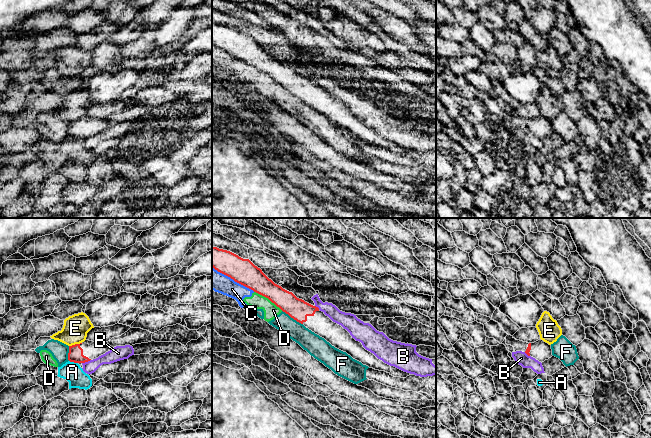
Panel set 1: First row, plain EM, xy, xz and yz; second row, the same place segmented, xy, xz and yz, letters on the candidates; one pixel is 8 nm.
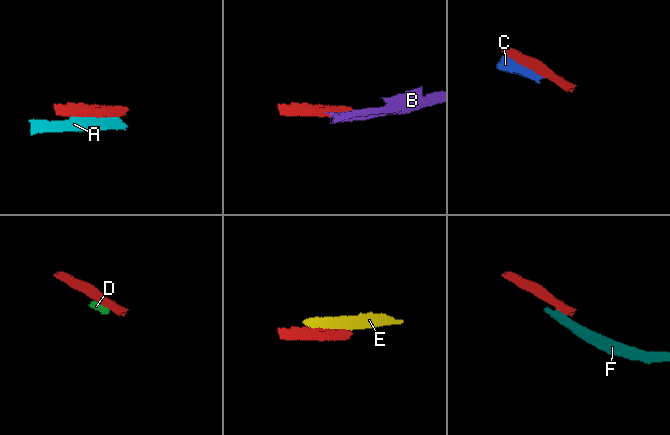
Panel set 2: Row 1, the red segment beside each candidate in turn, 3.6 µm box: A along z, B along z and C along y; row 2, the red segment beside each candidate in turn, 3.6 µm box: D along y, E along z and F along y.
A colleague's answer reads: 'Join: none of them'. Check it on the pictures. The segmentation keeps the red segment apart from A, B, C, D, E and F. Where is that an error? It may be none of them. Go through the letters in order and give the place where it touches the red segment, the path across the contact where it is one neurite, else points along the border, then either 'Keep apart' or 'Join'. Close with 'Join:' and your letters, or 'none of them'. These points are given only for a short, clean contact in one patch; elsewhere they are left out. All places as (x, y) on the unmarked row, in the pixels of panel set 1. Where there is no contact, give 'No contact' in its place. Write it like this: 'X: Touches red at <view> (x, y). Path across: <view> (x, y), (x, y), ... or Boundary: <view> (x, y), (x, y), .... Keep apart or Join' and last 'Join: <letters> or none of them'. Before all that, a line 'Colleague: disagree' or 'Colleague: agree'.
Colleague: agree
A: Touches red at xy (73, 137). Keep apart
B: Touches red at xy (86, 137). Boundary: xy (90, 135), (82, 139). Keep apart
C: Touches red at xz (233, 55). Keep apart
D: Touches red at xz (268, 74). Boundary: xz (254, 67), (267, 73), (282, 86). Keep apart
E: Touches red at xy (75, 120). Keep apart
F: Touches red at xz (292, 93). Boundary: xz (282, 86), (302, 100). Keep apart
Join: none of them

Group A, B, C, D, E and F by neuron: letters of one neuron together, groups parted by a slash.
A / B / C D F / E

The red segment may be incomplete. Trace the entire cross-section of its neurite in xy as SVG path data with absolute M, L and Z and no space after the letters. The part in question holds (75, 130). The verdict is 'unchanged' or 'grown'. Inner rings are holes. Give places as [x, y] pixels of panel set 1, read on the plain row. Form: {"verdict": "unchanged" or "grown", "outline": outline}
{"verdict": "grown", "outline": "M85 116L81 120L69 122L68 136L74 139L85 139L98 134L111 125L108 118L102 119Z"}

